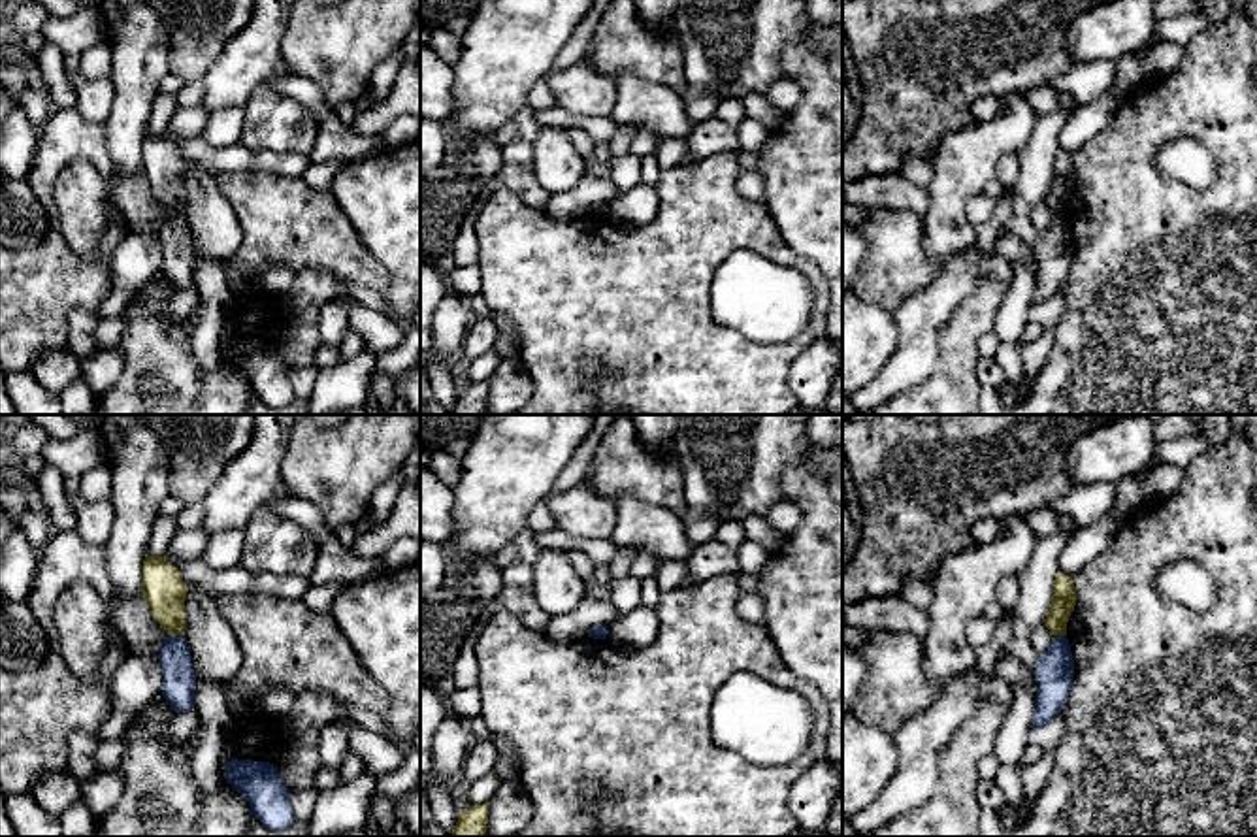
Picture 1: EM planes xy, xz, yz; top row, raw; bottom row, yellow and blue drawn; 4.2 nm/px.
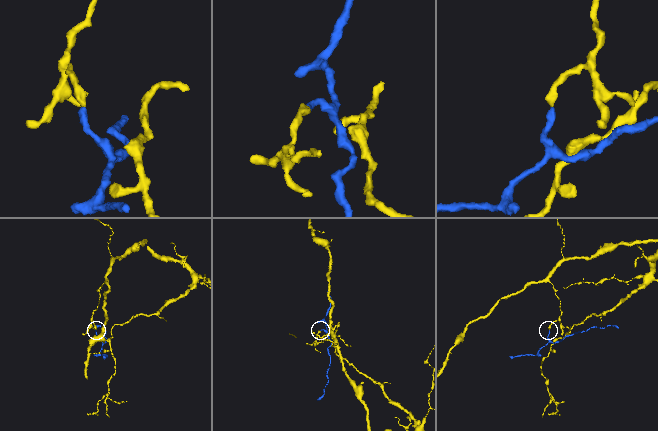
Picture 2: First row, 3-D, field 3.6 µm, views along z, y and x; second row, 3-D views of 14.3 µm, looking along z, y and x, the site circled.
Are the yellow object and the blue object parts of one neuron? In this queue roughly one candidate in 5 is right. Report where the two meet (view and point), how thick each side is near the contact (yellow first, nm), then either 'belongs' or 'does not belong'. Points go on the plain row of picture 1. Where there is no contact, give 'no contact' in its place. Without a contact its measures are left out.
xy (176, 212) | 180/140 nm | does not belong

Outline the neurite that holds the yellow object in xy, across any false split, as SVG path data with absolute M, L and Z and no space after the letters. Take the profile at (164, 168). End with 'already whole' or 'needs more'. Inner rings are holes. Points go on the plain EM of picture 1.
M149 134L143 138L143 175L149 181L153 196L170 211L185 213L185 175L188 164L177 145L166 134Z; already whole

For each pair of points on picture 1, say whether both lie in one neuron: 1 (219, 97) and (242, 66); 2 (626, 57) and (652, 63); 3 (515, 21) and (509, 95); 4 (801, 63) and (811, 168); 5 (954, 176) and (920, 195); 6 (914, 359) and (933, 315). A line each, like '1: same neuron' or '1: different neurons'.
1: same neuron
2: same neuron
3: same neuron
4: same neuron
5: different neurons
6: same neuron

